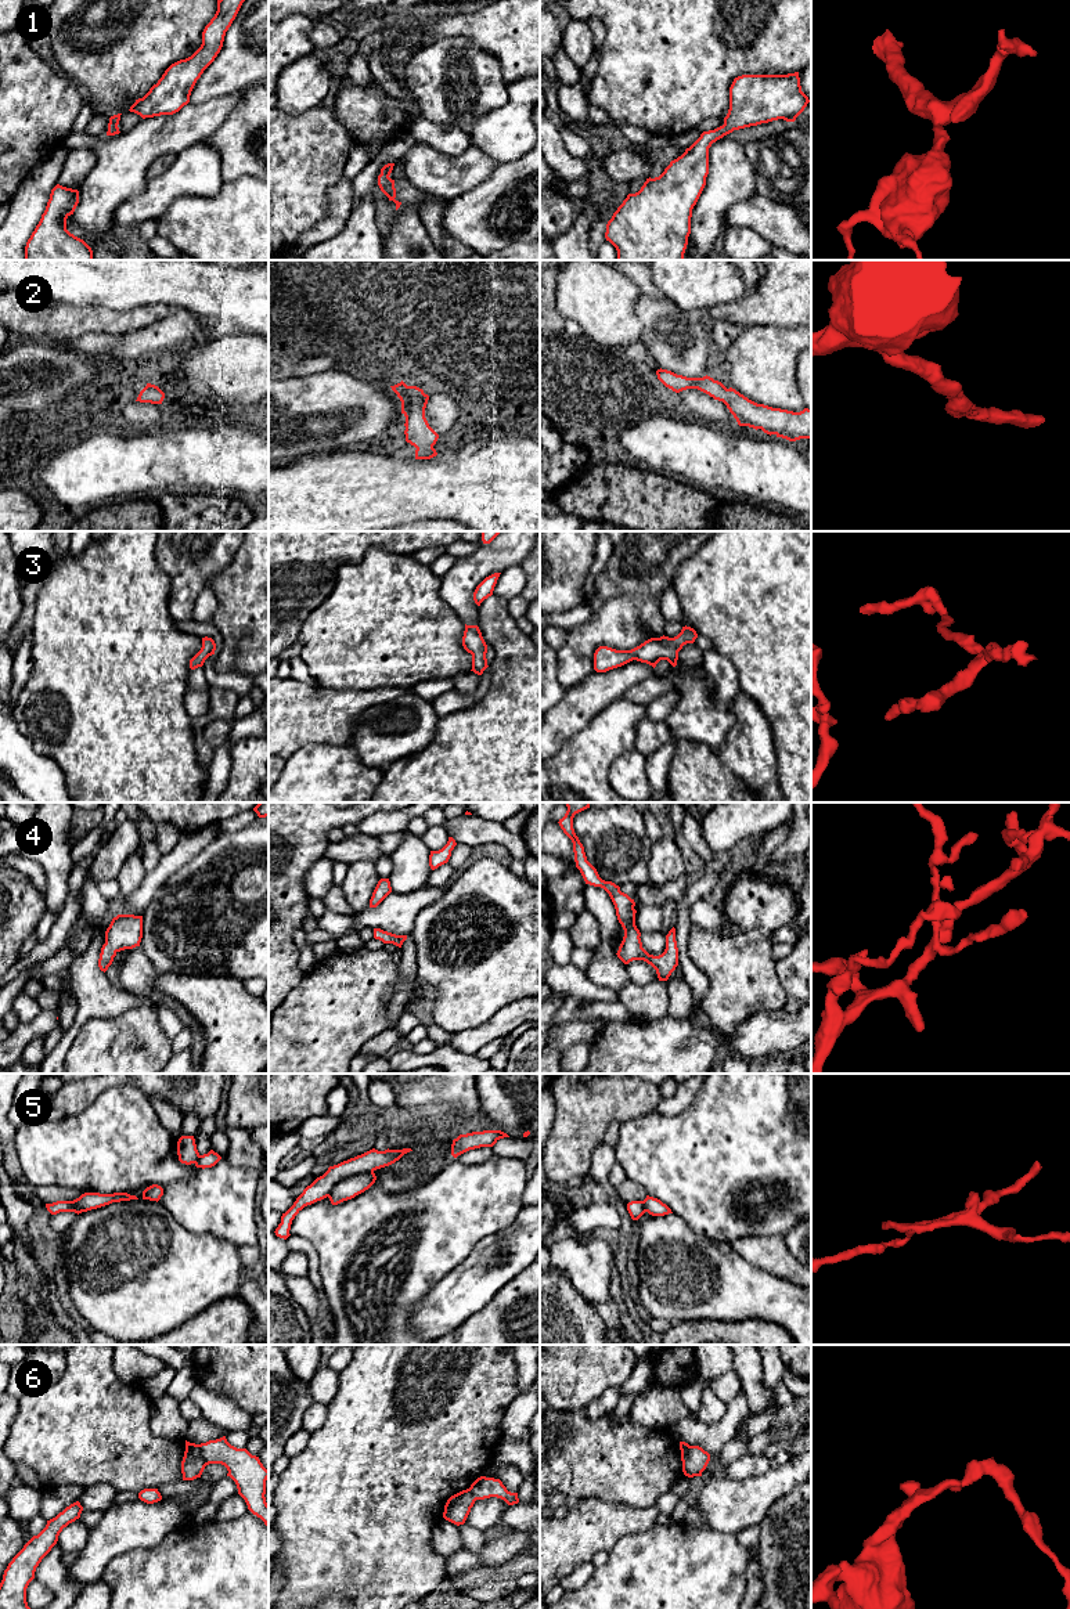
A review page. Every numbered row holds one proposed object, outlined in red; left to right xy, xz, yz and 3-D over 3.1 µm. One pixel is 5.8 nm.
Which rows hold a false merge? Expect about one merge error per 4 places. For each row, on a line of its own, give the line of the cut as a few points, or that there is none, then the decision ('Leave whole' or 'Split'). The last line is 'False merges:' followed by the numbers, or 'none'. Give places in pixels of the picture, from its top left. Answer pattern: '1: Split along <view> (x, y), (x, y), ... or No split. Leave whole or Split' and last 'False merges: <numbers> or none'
1: No split. Leave whole
2: No split. Leave whole
3: No split. Leave whole
4: No split. Leave whole
5: No split. Leave whole
6: Split along xy (198, 1445), (201, 1457), (206, 1464). Split
False merges: 6

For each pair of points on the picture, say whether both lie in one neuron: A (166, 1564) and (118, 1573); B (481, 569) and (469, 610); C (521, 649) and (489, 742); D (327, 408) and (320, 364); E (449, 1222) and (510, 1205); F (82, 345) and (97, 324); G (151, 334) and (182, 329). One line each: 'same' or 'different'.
A: same
B: same
C: different
D: different
E: same
F: different
G: same

